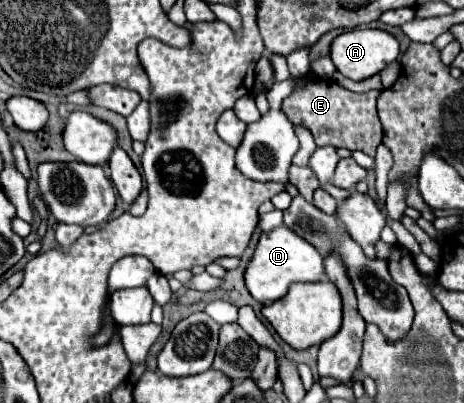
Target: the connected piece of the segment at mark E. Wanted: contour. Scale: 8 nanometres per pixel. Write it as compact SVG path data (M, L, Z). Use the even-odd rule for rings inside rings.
M327 78L303 80L303 84L297 86L283 100L283 112L293 124L299 124L311 130L317 146L347 148L351 152L361 150L367 156L375 156L375 150L383 138L383 130L381 130L377 108L375 108L377 96L379 96L377 90L371 90L365 94L349 92L341 88L337 82L327 80Z

